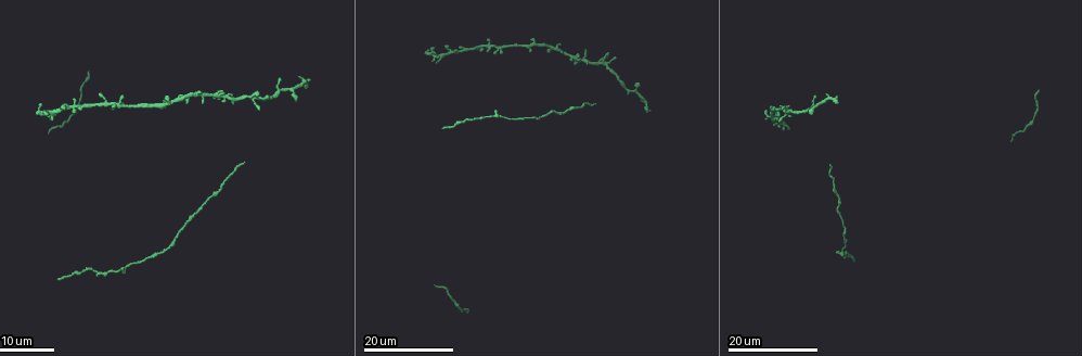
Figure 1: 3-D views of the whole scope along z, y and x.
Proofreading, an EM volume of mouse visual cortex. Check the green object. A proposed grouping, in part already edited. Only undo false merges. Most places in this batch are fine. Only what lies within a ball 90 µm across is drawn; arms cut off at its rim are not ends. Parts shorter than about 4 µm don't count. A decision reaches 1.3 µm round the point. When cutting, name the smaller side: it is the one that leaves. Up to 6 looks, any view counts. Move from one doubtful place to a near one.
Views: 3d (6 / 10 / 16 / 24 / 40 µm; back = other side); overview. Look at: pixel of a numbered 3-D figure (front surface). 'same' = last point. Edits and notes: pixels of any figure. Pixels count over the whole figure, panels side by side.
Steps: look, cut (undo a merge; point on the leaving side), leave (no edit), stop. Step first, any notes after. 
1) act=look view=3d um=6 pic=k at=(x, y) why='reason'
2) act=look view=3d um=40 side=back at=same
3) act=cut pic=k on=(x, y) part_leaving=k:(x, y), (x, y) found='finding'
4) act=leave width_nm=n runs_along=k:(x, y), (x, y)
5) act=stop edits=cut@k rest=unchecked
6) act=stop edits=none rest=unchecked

act=look view=3d um=24 pic=1 at=(625, 89)

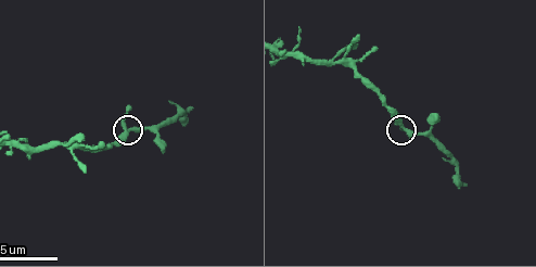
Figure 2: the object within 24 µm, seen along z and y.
act=look view=3d um=6 pic=2 at=(128, 130)

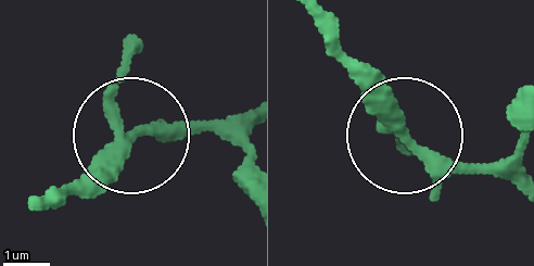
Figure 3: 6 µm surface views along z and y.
act=leave arms=4 found='continuous, no second cell'

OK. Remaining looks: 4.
act=look view=3d um=24 pic=1 at=(495, 48) why='sudden change in width'

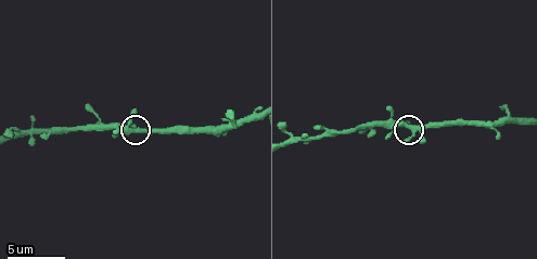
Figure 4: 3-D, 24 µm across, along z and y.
act=look view=3d um=6 pic=4 at=(409, 126) why='closer look'

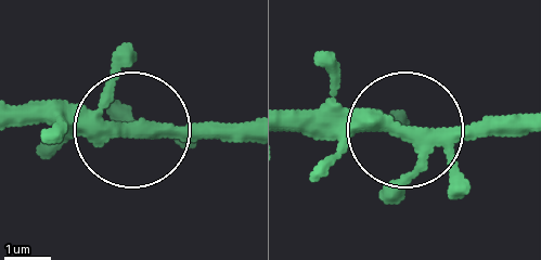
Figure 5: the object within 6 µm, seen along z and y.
act=leave arms=5 found='continuous, no second cell'

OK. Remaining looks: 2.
act=stop edits=none rest=unchecked

